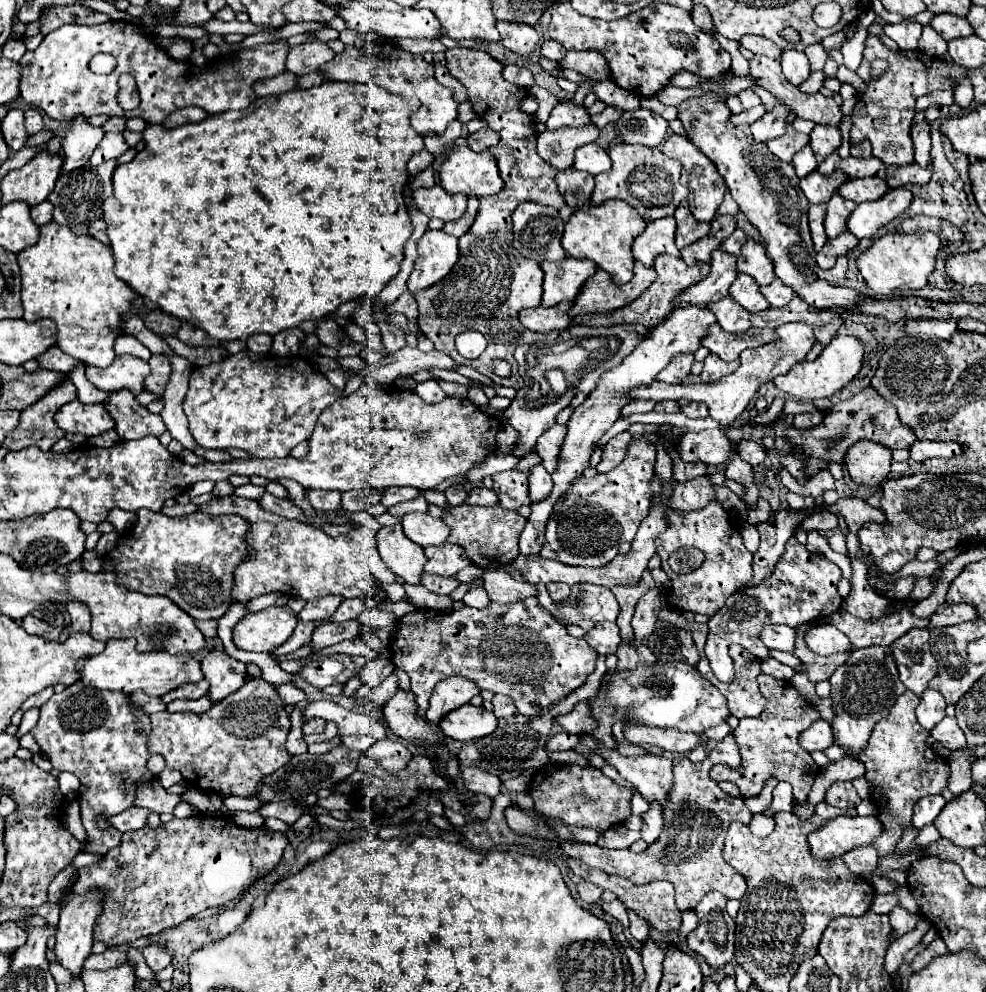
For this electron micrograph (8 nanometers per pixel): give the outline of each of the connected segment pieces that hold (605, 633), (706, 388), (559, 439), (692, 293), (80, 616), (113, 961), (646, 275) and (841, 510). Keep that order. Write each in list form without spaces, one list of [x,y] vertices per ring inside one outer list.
[[[616,622],[596,623],[590,632],[584,634],[584,638],[601,655],[616,654],[620,646],[620,631]]]
[[[796,322],[794,324],[784,324],[784,326],[780,326],[776,330],[776,334],[778,334],[776,342],[770,342],[770,344],[764,344],[764,346],[758,346],[758,348],[752,348],[752,350],[744,350],[740,354],[740,362],[742,362],[740,368],[736,372],[712,382],[712,384],[704,384],[704,382],[664,384],[664,382],[656,380],[656,382],[652,382],[652,386],[642,386],[642,388],[634,390],[632,396],[636,400],[652,398],[656,402],[660,402],[664,398],[670,398],[670,400],[686,398],[690,402],[704,402],[708,406],[708,410],[710,410],[710,416],[716,422],[720,422],[722,426],[732,426],[734,418],[740,416],[748,408],[748,404],[754,398],[756,390],[762,384],[774,380],[778,374],[788,372],[794,364],[802,362],[806,358],[806,354],[810,352],[810,348],[814,346],[814,342],[816,342],[816,338],[812,334],[812,328],[808,324],[796,324]]]
[[[554,424],[552,430],[546,430],[546,432],[540,436],[538,454],[540,454],[540,458],[544,460],[542,464],[546,466],[546,470],[548,470],[550,474],[556,470],[560,446],[562,446],[562,442],[564,442],[566,432],[568,432],[568,430],[566,430],[564,424]]]
[[[714,250],[710,260],[710,274],[702,282],[688,286],[688,290],[680,292],[680,296],[672,298],[672,310],[686,304],[708,306],[710,302],[718,302],[724,296],[728,296],[728,288],[734,280],[736,280],[736,258],[722,250]]]
[[[66,602],[64,606],[70,614],[70,624],[60,632],[60,640],[66,640],[72,632],[90,632],[90,610],[84,602]]]
[[[106,950],[102,954],[90,954],[84,960],[84,968],[86,970],[110,970],[118,964],[126,962],[126,954],[120,950]]]
[[[636,262],[634,266],[634,278],[624,284],[624,286],[616,286],[610,278],[608,272],[598,270],[582,288],[582,292],[578,294],[572,314],[576,312],[612,312],[618,310],[626,304],[630,304],[634,298],[638,298],[652,282],[656,280],[656,272],[654,268],[644,268],[640,262]]]
[[[840,498],[834,506],[816,506],[812,510],[822,510],[822,508],[830,510],[838,516],[844,516],[848,530],[854,534],[868,522],[884,522],[884,512],[866,504],[860,498]]]

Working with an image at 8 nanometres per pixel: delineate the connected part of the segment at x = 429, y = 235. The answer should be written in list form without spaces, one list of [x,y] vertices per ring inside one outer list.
[[[426,230],[418,242],[418,258],[414,270],[406,282],[412,294],[426,290],[440,282],[458,260],[458,238],[452,238],[444,230]]]

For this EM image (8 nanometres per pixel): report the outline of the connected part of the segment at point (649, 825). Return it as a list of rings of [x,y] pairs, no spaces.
[[[654,802],[654,804],[650,804],[648,812],[642,814],[642,830],[640,830],[642,840],[646,840],[648,844],[654,842],[654,840],[660,836],[662,826],[664,826],[662,806],[656,806],[656,802]]]

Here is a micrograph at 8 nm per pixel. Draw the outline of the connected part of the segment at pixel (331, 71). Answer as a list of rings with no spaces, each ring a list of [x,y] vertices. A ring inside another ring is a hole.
[[[393,47],[393,52],[388,58],[384,56],[372,56],[366,50],[360,48],[350,48],[348,52],[336,56],[332,62],[324,64],[320,68],[320,72],[328,78],[328,80],[342,80],[342,82],[353,82],[362,84],[376,84],[380,88],[390,90],[392,94],[400,94],[400,96],[416,96],[422,100],[420,110],[416,110],[410,118],[412,126],[416,132],[420,132],[422,136],[426,134],[442,134],[446,130],[446,124],[450,120],[454,120],[458,116],[458,102],[452,98],[452,90],[442,86],[436,76],[434,76],[434,66],[424,62],[422,56],[404,52],[398,47]]]

